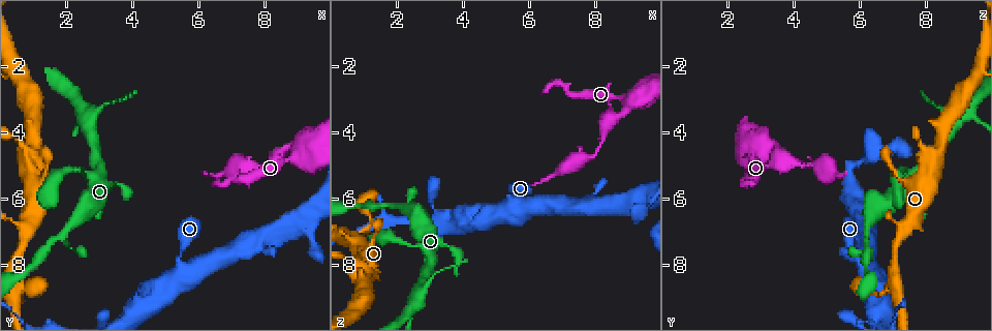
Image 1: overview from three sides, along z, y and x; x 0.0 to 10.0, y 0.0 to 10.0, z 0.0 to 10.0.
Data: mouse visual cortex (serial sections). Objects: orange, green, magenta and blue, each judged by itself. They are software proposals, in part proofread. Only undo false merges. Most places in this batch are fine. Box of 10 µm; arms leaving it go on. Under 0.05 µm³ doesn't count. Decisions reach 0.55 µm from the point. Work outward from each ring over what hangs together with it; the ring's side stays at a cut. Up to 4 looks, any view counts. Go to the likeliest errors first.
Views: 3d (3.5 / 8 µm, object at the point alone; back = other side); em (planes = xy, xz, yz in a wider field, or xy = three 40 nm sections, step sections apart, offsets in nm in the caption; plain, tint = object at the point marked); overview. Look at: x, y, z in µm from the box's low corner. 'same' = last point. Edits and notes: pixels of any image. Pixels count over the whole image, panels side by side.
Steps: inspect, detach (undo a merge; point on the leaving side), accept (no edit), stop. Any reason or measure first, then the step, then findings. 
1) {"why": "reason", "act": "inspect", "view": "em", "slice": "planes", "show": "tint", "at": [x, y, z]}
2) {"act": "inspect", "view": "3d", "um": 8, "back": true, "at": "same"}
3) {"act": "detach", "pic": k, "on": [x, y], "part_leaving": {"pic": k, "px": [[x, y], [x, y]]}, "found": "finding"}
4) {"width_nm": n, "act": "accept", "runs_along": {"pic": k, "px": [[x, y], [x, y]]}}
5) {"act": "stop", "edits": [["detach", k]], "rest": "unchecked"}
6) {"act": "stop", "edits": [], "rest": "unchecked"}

{"why": "side arm on a straight run", "act": "inspect", "view": "3d", "um": 3.5, "at": [0.80, 4.65, 8.10]}

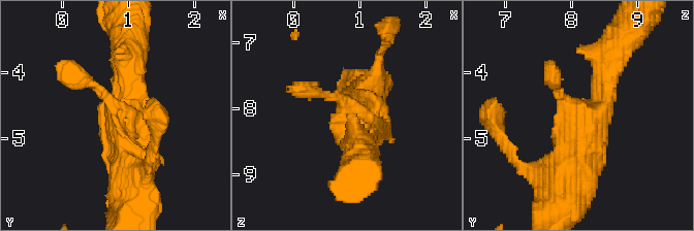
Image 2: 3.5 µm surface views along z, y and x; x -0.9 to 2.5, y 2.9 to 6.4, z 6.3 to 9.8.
{"arms": 3, "arm_widths_nm": [150, 450, 600], "why": "shape alone is not enough", "act": "inspect", "view": "em", "slice": "xy", "step": 2, "show": "tint", "at": [0.80, 4.65, 8.10]}

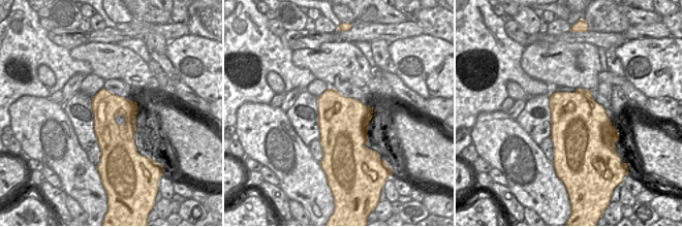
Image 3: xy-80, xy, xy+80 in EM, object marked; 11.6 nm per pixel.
{"act": "accept", "runs_along": {"pic": 2, "px": [[562, 180], [589, 142], [609, 57]]}, "found": "one cell here"}

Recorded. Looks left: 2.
{"why": "thick turns thin", "act": "inspect", "view": "3d", "um": 3.5, "at": [9.25, 4.55, 2.95]}

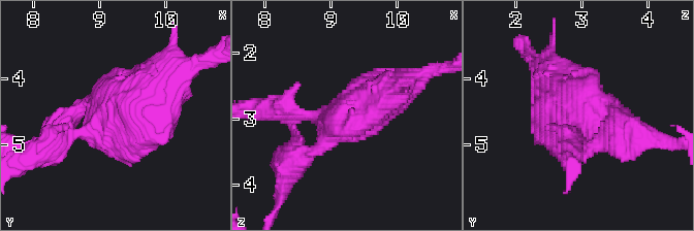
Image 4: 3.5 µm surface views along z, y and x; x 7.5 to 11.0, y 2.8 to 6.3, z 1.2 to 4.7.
{"why": "need the tissue", "act": "inspect", "view": "em", "slice": "planes", "show": "tint", "at": [9.25, 4.55, 2.95]}

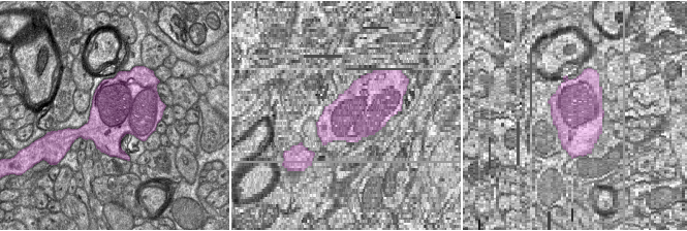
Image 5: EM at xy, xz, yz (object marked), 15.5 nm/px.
{"act": "accept", "runs_along": {"pic": 4, "px": [[285, 114], [343, 120], [384, 86]]}, "found": "one cell here"}

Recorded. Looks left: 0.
{"act": "stop", "edits": [], "rest": "unchecked"}

